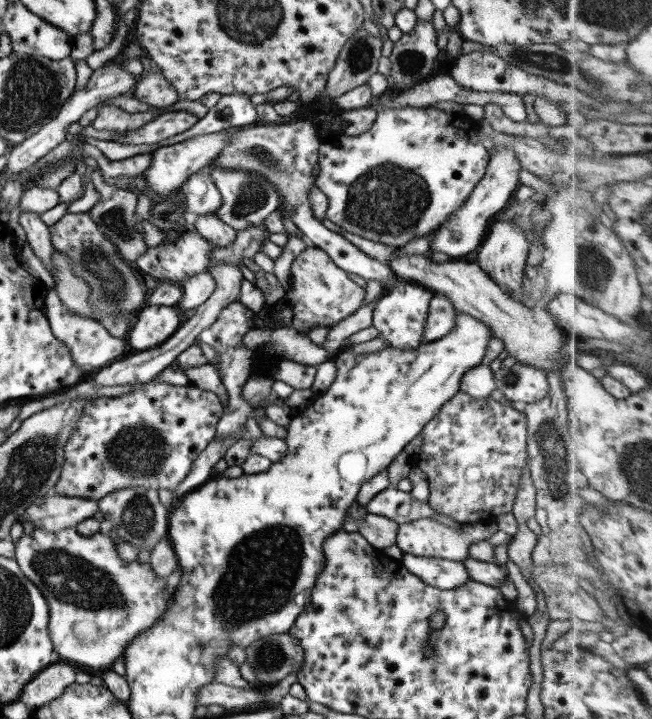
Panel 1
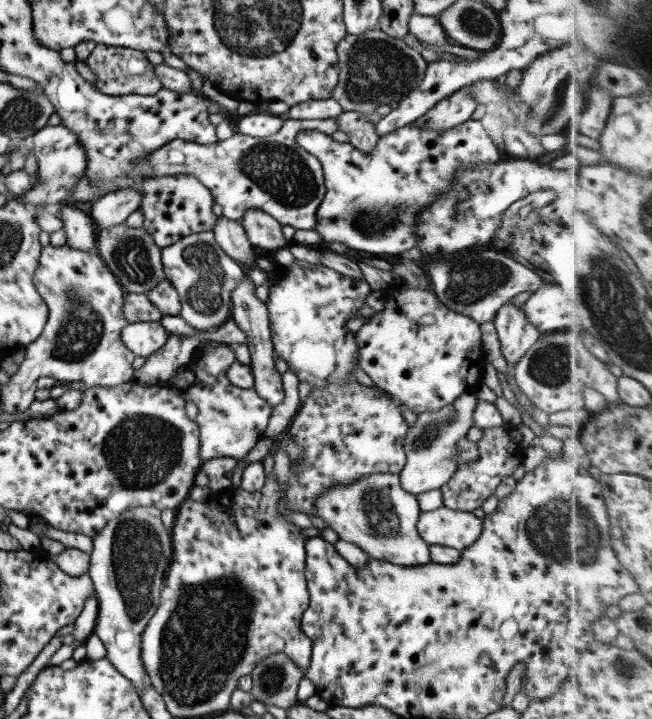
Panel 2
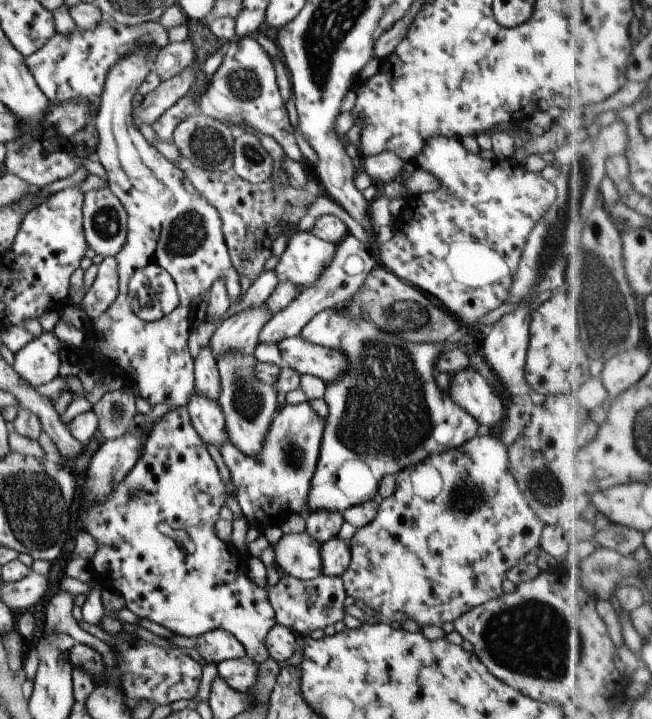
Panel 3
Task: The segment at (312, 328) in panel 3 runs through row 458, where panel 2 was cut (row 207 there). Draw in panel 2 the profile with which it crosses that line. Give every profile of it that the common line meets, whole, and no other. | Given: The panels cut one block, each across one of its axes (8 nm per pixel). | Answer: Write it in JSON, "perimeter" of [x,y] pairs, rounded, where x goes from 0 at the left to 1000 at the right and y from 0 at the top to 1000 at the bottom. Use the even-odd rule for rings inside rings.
{"perimeter":[[[716,166],[707,172],[698,174],[695,178],[687,178],[686,181],[658,181],[656,177],[646,178],[644,175],[637,175],[635,172],[623,172],[615,178],[607,178],[603,184],[595,184],[594,186],[586,186],[580,189],[578,199],[572,204],[572,210],[566,213],[554,213],[554,210],[544,207],[538,200],[520,200],[520,197],[512,197],[506,188],[500,188],[485,181],[463,181],[454,186],[452,196],[456,202],[466,210],[466,213],[477,214],[486,224],[491,225],[495,238],[495,250],[498,267],[489,287],[486,288],[483,303],[485,313],[479,317],[489,325],[497,337],[505,339],[506,337],[523,337],[532,342],[534,346],[554,348],[557,350],[564,350],[569,355],[606,355],[609,356],[613,350],[620,348],[627,348],[630,344],[637,342],[638,325],[635,325],[638,314],[638,298],[644,295],[646,291],[652,289],[660,281],[664,281],[670,274],[681,271],[690,266],[693,260],[693,253],[696,242],[704,235],[725,234],[729,229],[748,229],[750,227],[762,224],[768,218],[768,213],[755,200],[750,189],[744,185],[744,181],[738,177],[733,167]]]}

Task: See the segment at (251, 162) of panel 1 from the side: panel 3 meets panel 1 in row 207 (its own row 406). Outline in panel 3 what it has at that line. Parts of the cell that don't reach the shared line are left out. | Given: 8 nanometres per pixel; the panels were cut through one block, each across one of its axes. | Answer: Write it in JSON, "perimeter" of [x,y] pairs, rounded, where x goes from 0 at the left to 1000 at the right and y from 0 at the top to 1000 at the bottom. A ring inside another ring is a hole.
{"perimeter":[[[472,558],[456,559],[449,563],[429,565],[417,581],[406,615],[394,634],[370,631],[351,611],[334,623],[339,640],[351,655],[354,673],[360,679],[357,690],[362,691],[371,718],[379,723],[382,733],[388,732],[400,741],[411,732],[431,732],[446,715],[466,718],[471,712],[471,684],[477,673],[477,662],[489,634],[489,618],[495,606],[497,584],[477,567]]]}

